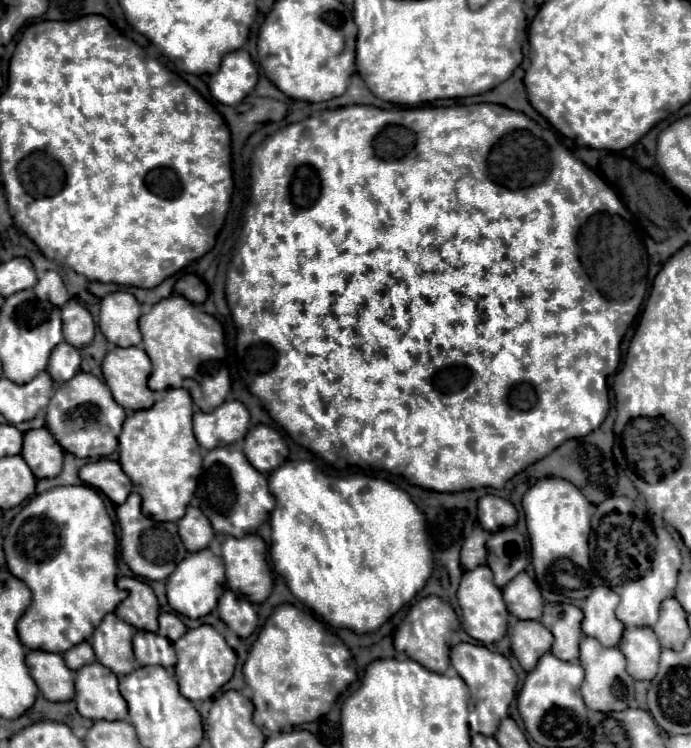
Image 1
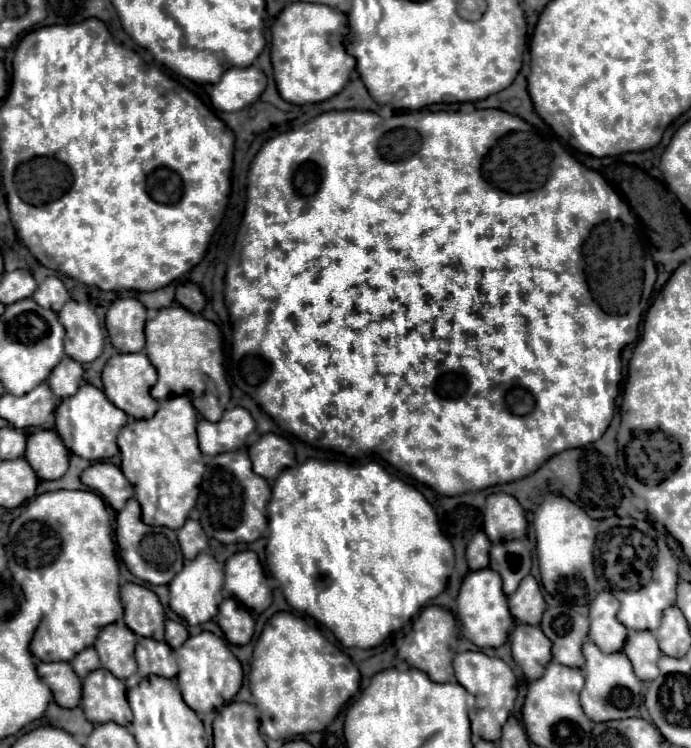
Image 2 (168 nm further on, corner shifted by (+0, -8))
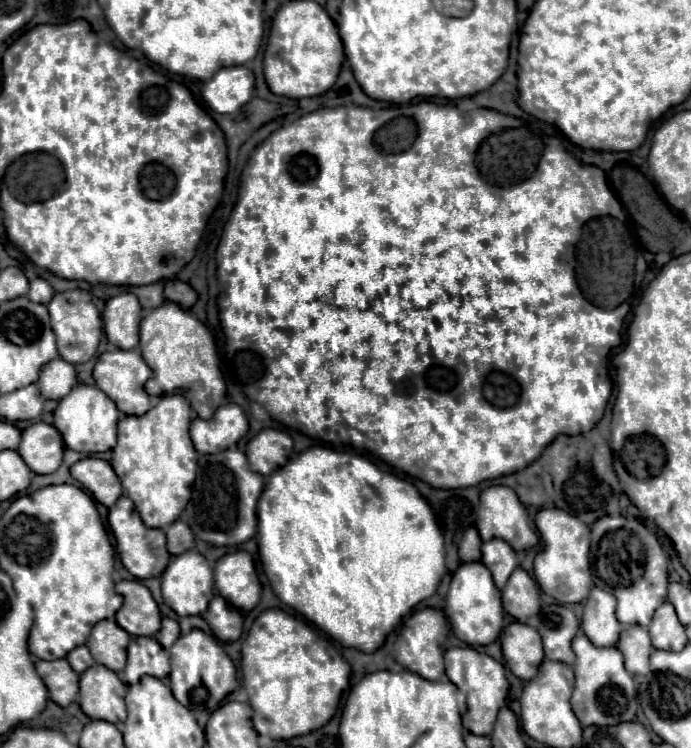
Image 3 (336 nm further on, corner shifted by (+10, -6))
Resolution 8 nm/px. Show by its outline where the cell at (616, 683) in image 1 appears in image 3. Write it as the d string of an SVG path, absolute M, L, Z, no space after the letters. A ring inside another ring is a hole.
M578 634L572 642L576 664L576 686L572 694L572 710L582 726L616 726L618 722L630 722L636 718L636 686L632 674L624 668L624 658L618 648L598 648L586 634Z

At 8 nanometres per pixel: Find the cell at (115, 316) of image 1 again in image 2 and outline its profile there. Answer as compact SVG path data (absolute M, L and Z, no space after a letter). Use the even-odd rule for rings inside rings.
M118 298L106 312L106 330L110 342L120 352L144 350L146 308L134 298Z

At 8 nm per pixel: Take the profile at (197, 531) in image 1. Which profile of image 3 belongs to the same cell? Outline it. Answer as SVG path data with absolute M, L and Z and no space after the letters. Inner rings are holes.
M176 520L166 528L166 546L172 556L178 556L190 548L194 548L194 534L192 530L182 522Z

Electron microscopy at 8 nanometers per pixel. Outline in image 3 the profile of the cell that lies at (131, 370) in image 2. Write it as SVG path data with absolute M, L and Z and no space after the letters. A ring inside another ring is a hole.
M114 350L114 352L104 352L94 366L94 380L96 386L110 398L116 402L118 410L122 410L124 414L130 416L142 416L150 410L150 398L144 390L146 380L150 378L152 370L148 368L148 364L144 362L144 358L134 352L134 350Z

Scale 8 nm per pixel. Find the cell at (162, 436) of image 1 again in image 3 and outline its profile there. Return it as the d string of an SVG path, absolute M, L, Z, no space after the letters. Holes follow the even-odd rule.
M182 394L164 396L144 416L126 416L118 422L118 444L112 450L112 468L126 496L150 528L166 528L186 508L196 478L196 450L190 434L190 404Z

